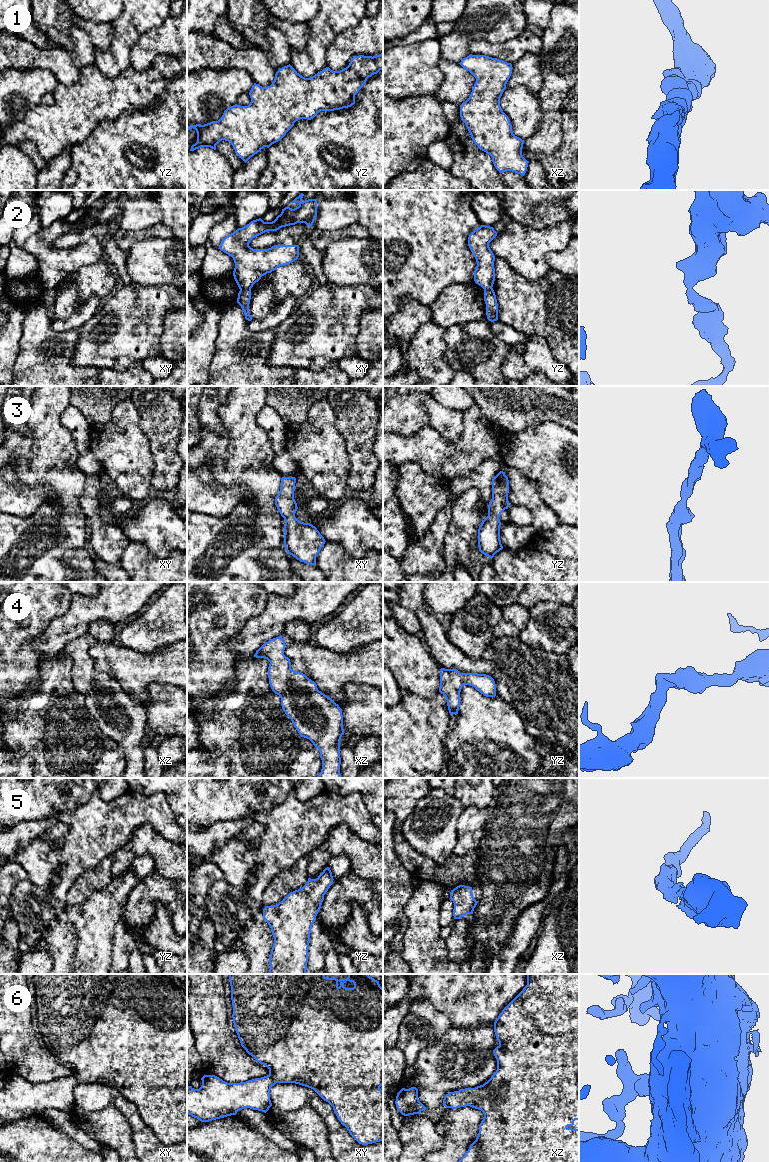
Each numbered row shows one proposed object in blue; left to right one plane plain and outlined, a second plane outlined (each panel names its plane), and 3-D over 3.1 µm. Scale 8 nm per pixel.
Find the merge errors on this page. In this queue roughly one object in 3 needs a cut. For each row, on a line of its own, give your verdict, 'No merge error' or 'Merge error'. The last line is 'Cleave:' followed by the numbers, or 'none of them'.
1: No merge error
2: Merge error
3: No merge error
4: No merge error
5: No merge error
6: No merge error
Cleave: 2

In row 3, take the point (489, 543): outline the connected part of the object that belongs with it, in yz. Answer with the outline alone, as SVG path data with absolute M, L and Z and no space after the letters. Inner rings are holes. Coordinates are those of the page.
M503 471L492 479L492 499L488 505L488 516L478 529L479 551L490 557L503 549L500 540L500 515L509 507L509 480Z

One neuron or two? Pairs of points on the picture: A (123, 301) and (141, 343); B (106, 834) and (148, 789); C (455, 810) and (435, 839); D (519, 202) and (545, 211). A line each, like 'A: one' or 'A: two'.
A: one
B: two
C: one
D: one

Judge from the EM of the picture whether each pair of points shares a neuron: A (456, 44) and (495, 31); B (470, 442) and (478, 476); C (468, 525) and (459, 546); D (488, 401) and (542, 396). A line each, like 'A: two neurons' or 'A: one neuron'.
A: one neuron
B: two neurons
C: one neuron
D: one neuron

